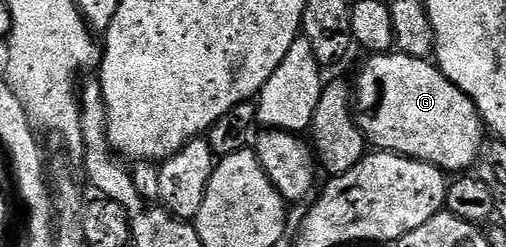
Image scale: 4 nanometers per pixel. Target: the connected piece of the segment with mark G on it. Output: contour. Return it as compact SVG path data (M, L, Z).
M376 53L364 63L360 76L354 82L354 114L365 140L373 148L393 155L405 155L408 159L421 159L433 163L445 173L464 173L477 162L485 146L486 128L476 110L474 101L458 89L436 66L426 59L415 59L399 53Z

